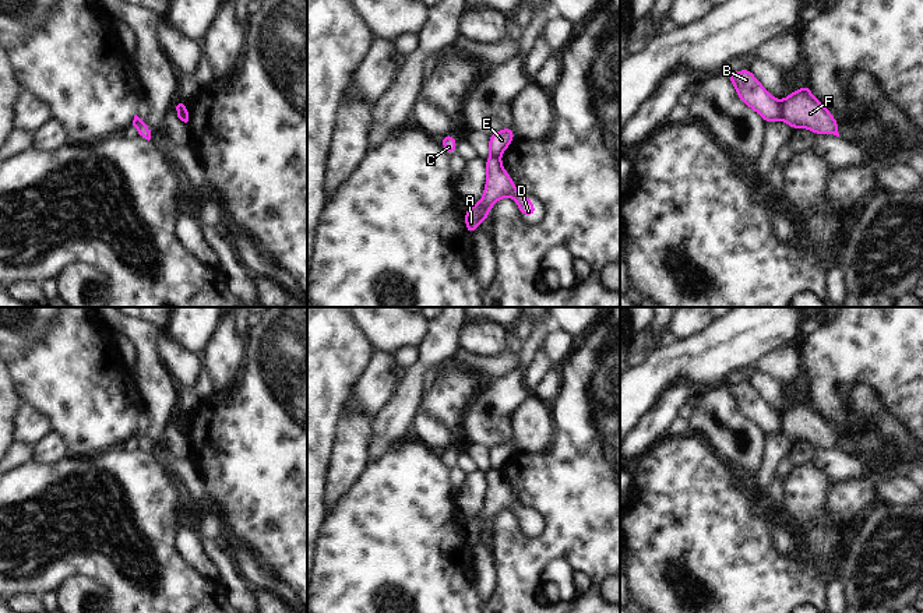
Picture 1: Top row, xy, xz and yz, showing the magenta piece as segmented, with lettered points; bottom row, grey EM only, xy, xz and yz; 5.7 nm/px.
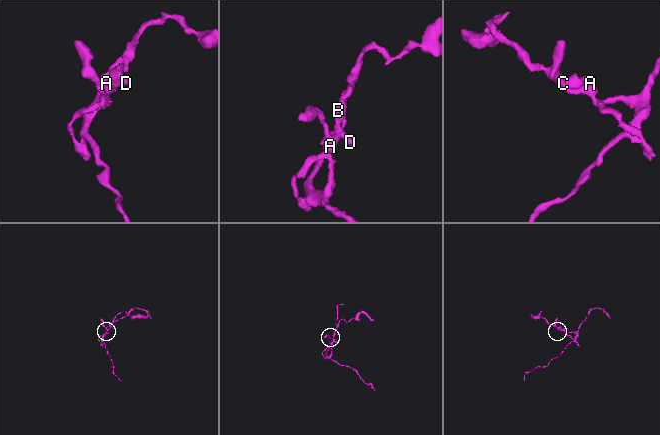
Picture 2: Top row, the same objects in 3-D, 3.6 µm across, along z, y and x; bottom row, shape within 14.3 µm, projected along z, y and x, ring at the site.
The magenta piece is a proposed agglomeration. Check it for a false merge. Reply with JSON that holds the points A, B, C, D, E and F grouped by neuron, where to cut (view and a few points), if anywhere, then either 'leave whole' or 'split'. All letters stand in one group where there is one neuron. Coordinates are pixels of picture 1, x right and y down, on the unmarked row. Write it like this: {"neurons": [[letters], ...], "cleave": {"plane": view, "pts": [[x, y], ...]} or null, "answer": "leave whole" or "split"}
{"neurons": [["A", "C", "D", "F"], ["B", "E"]], "cleave": {"plane": "yz", "pts": [[781, 414], [782, 432]]}, "answer": "split"}

